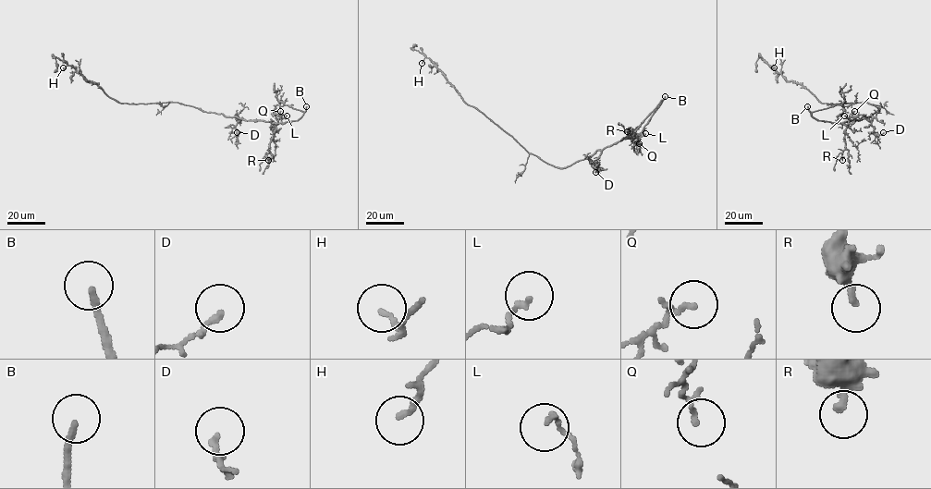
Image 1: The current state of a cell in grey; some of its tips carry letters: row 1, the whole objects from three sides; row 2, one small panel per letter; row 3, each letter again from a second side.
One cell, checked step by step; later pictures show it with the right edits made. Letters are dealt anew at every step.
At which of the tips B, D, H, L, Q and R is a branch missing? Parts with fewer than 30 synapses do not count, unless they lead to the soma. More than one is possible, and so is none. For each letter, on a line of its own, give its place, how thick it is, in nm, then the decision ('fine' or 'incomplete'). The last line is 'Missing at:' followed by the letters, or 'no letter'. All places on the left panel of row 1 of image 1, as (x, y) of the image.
B: (306, 106) | 200 nm | incomplete
D: (237, 132) | 200 nm | fine
H: (63, 67) | 160 nm | fine
L: (287, 116) | 150 nm | fine
Q: (280, 111) | 100 nm | fine
R: (268, 160) | 200 nm | fine
Missing at: B

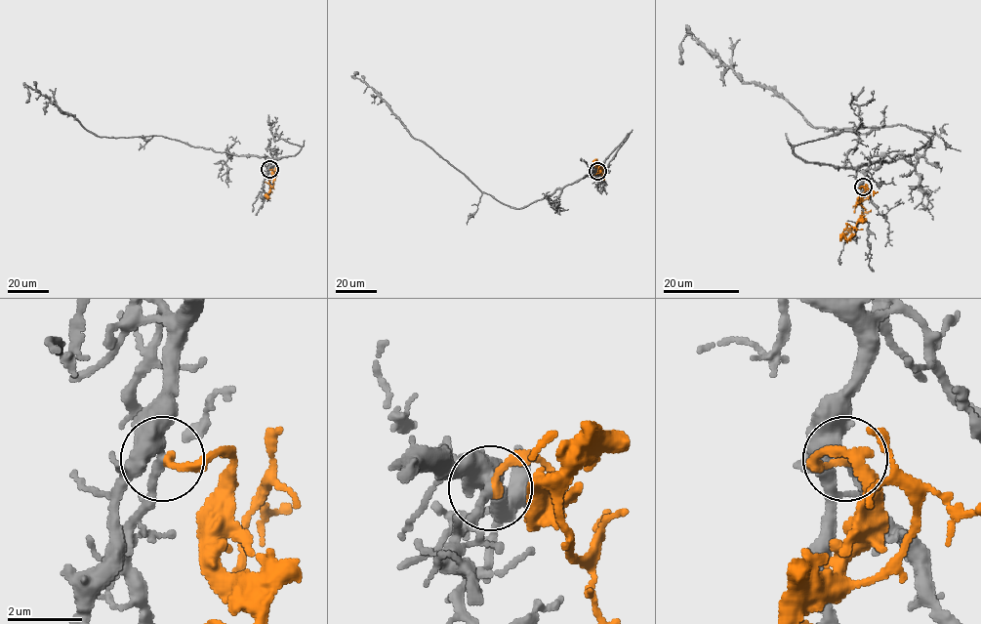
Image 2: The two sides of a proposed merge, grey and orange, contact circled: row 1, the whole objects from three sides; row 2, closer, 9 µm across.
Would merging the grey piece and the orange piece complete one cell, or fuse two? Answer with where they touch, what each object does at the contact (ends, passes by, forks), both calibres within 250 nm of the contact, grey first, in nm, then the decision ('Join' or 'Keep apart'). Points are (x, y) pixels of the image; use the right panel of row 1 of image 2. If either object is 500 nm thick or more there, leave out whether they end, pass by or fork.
Place: (863, 187). At the ring grey passes by. At the ring orange ends. Thickness 360 nm (grey) against 240 nm. Keep apart

